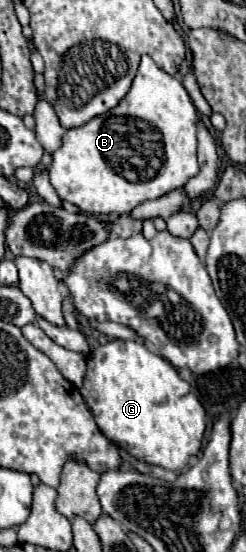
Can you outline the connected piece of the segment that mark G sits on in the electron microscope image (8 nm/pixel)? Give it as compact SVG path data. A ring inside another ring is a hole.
M109 340L87 358L87 372L79 388L99 430L135 458L165 470L181 470L201 448L205 409L191 396L191 386L177 374L169 360L153 354L135 340ZM187 426L187 428L163 428Z

